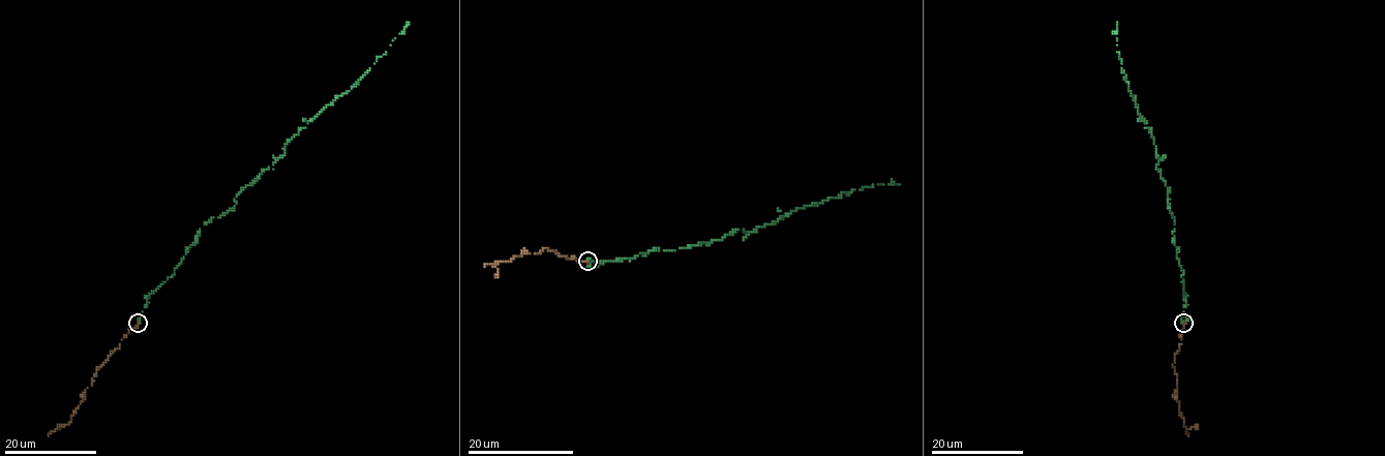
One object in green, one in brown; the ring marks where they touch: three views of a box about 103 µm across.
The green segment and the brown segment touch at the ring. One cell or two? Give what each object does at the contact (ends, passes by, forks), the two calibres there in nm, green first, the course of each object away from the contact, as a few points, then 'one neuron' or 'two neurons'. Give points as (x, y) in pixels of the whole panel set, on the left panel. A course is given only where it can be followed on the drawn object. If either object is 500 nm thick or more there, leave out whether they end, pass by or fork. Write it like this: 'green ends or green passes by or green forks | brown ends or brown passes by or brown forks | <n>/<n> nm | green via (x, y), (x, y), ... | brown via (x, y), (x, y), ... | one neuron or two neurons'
green ends | brown ends | 420/380 nm | green via (139, 323), (205, 223), (273, 169), (409, 22) | brown via (139, 323), (99, 366), (70, 420), (59, 428) | one neuron

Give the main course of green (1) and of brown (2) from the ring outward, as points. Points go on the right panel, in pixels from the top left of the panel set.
1: (1183, 323), (1175, 218), (1168, 188), (1155, 169), (1158, 156), (1150, 129), (1121, 68), (1117, 22)
2: (1184, 323), (1173, 366), (1176, 377), (1175, 398), (1185, 427), (1197, 428)

